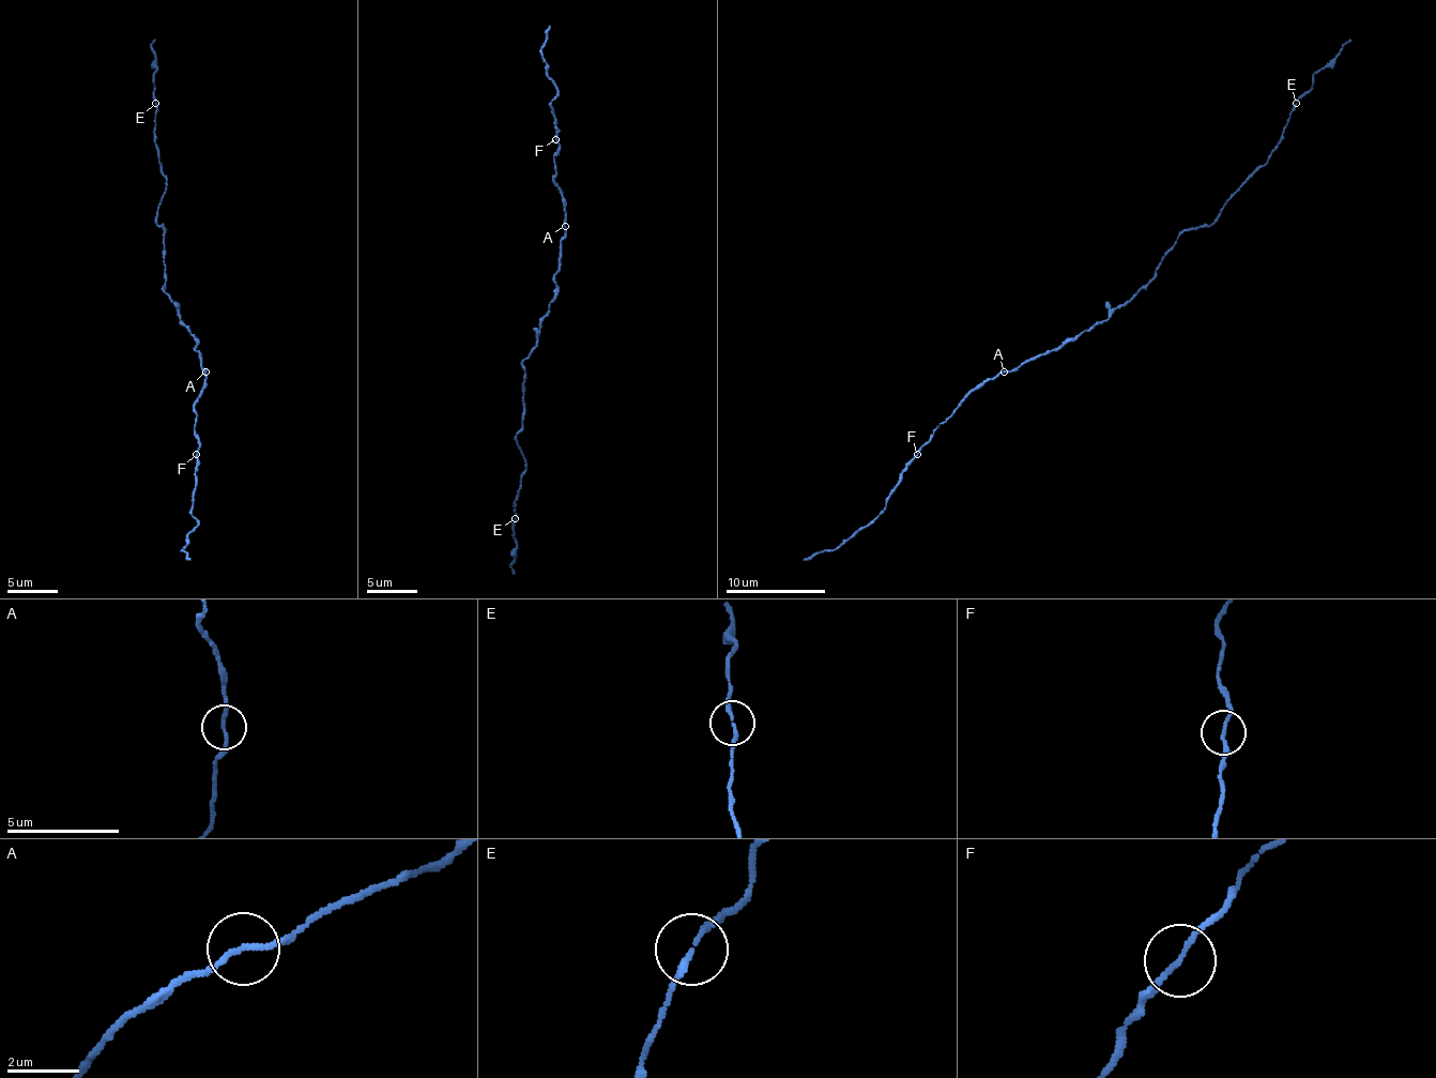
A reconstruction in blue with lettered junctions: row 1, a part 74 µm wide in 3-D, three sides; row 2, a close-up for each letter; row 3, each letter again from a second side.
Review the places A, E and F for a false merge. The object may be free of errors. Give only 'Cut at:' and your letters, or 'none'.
Cut at: none

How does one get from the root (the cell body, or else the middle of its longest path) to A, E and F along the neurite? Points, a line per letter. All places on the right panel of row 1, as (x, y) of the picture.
A: (1095, 327), (1080, 331), (1045, 353), (1023, 361), (1010, 372), (1003, 372)
E: (1095, 327), (1156, 274), (1160, 259), (1180, 233), (1208, 226), (1225, 201), (1268, 161), (1295, 104)
F: (1095, 327), (1080, 331), (1045, 353), (1023, 361), (1010, 372), (1001, 372), (986, 379), (937, 426), (917, 454)

